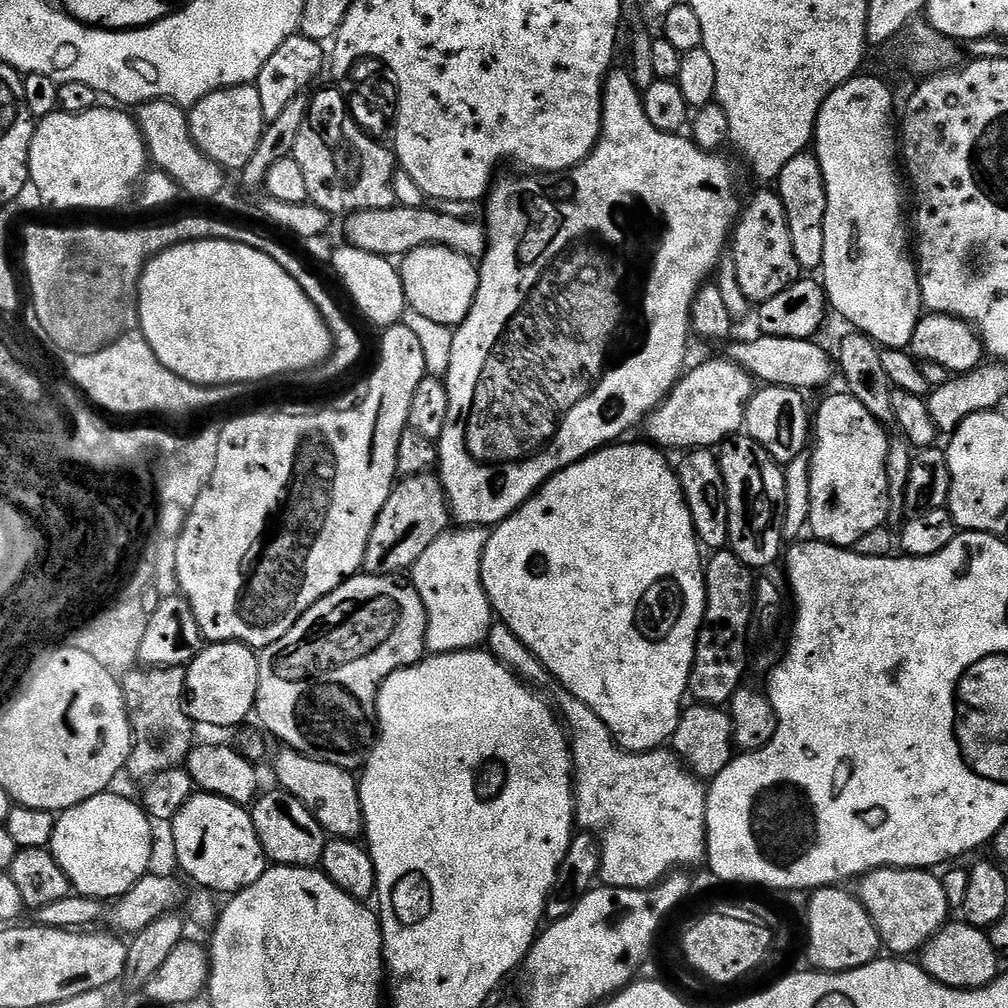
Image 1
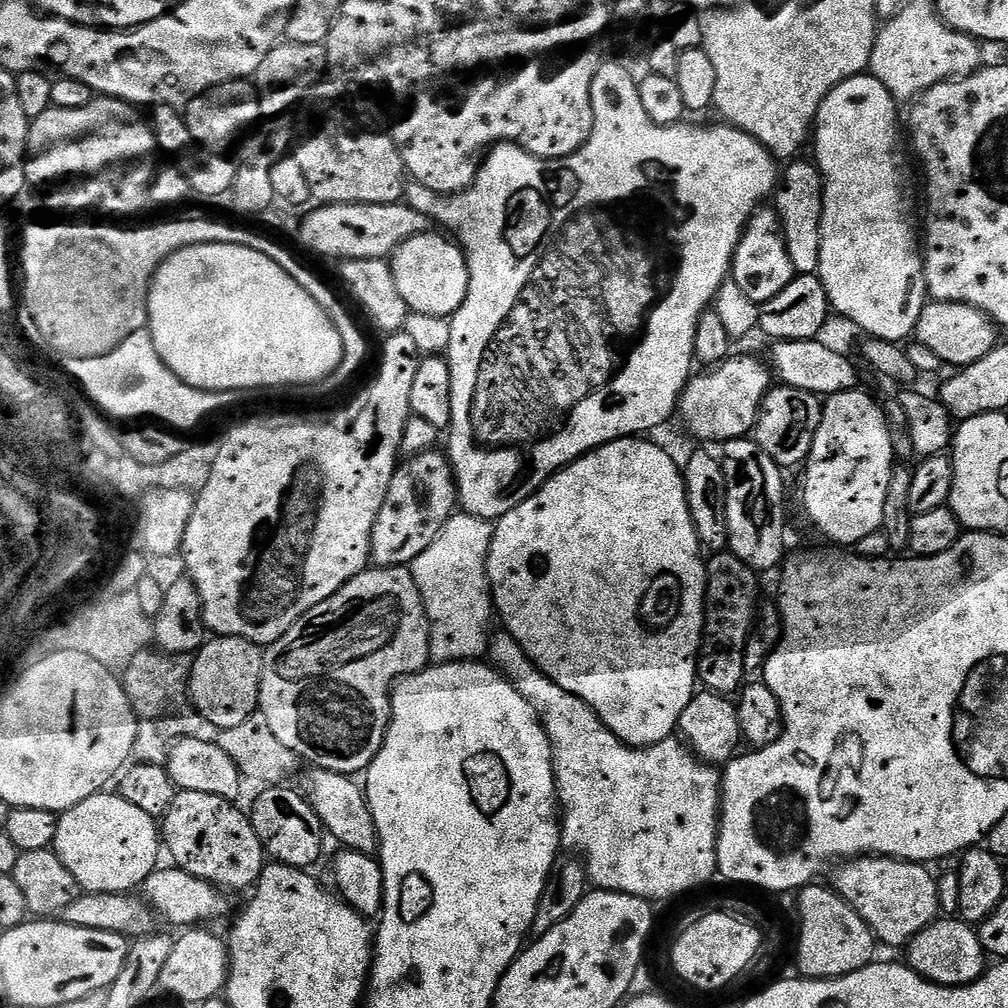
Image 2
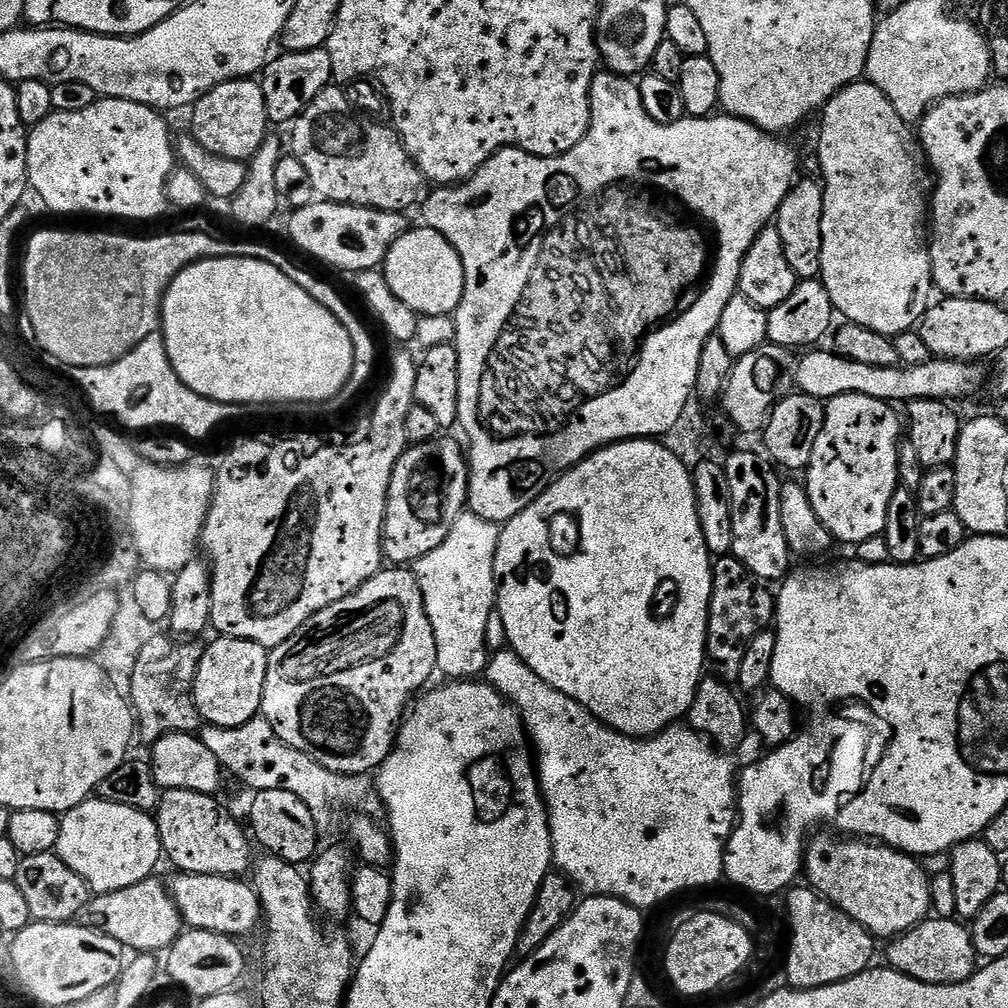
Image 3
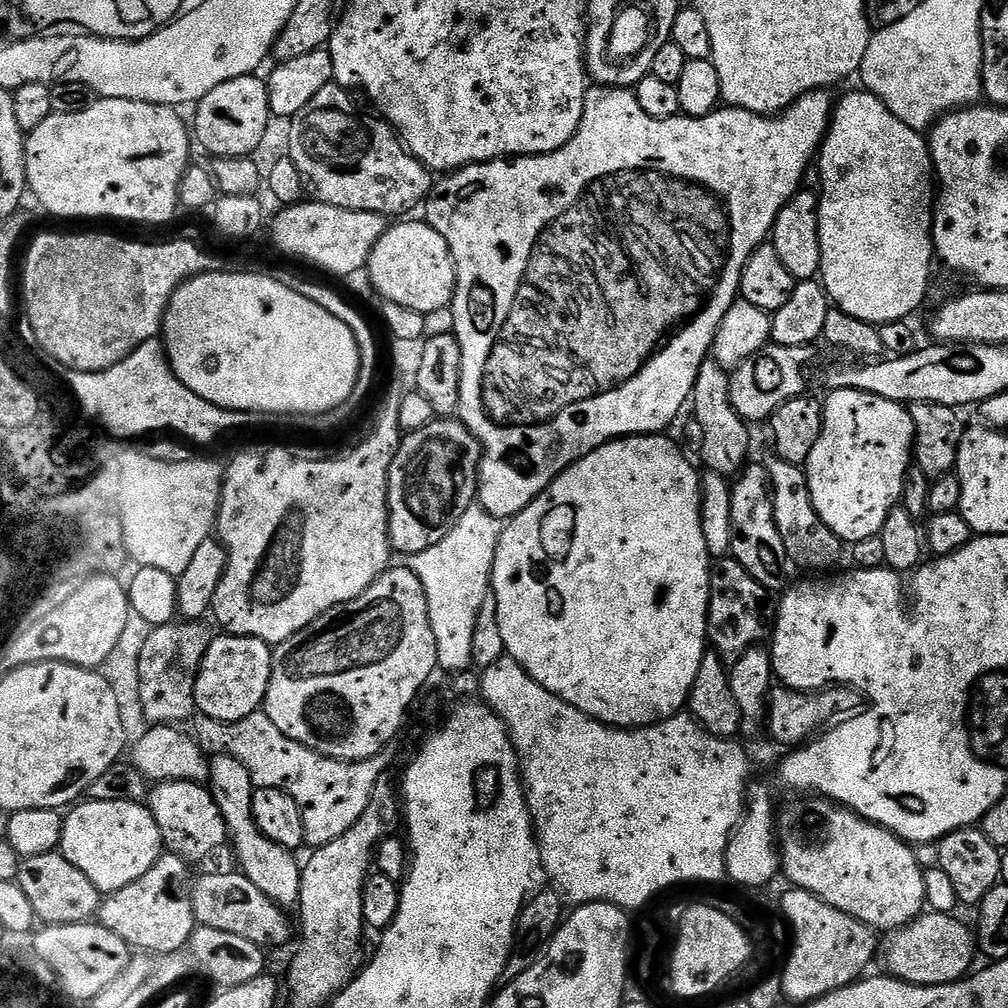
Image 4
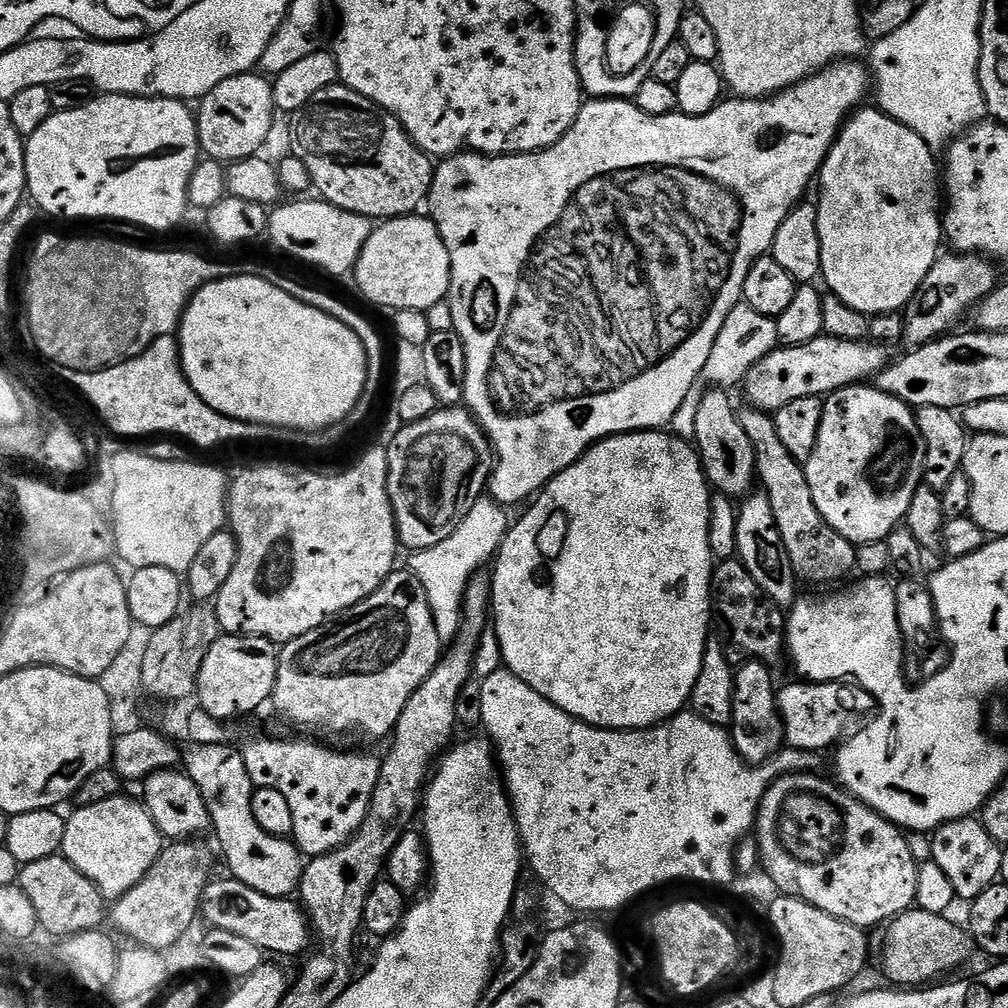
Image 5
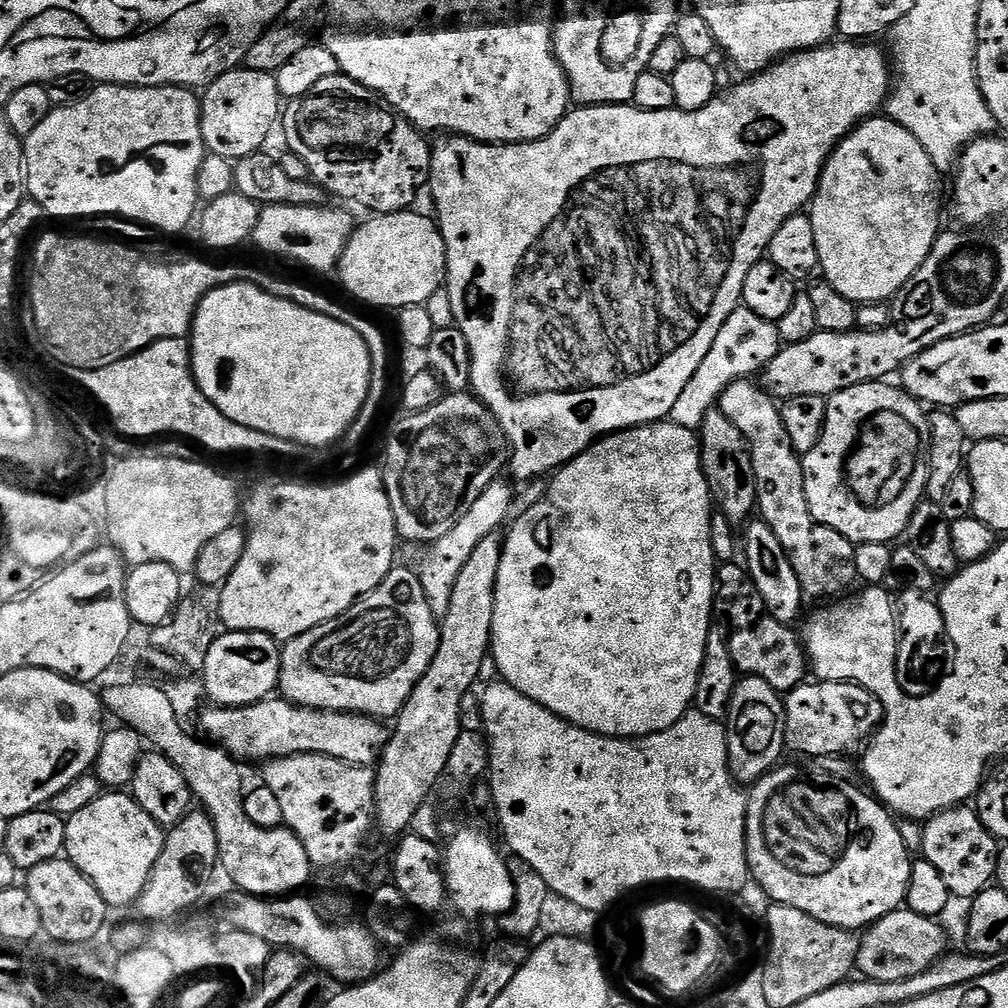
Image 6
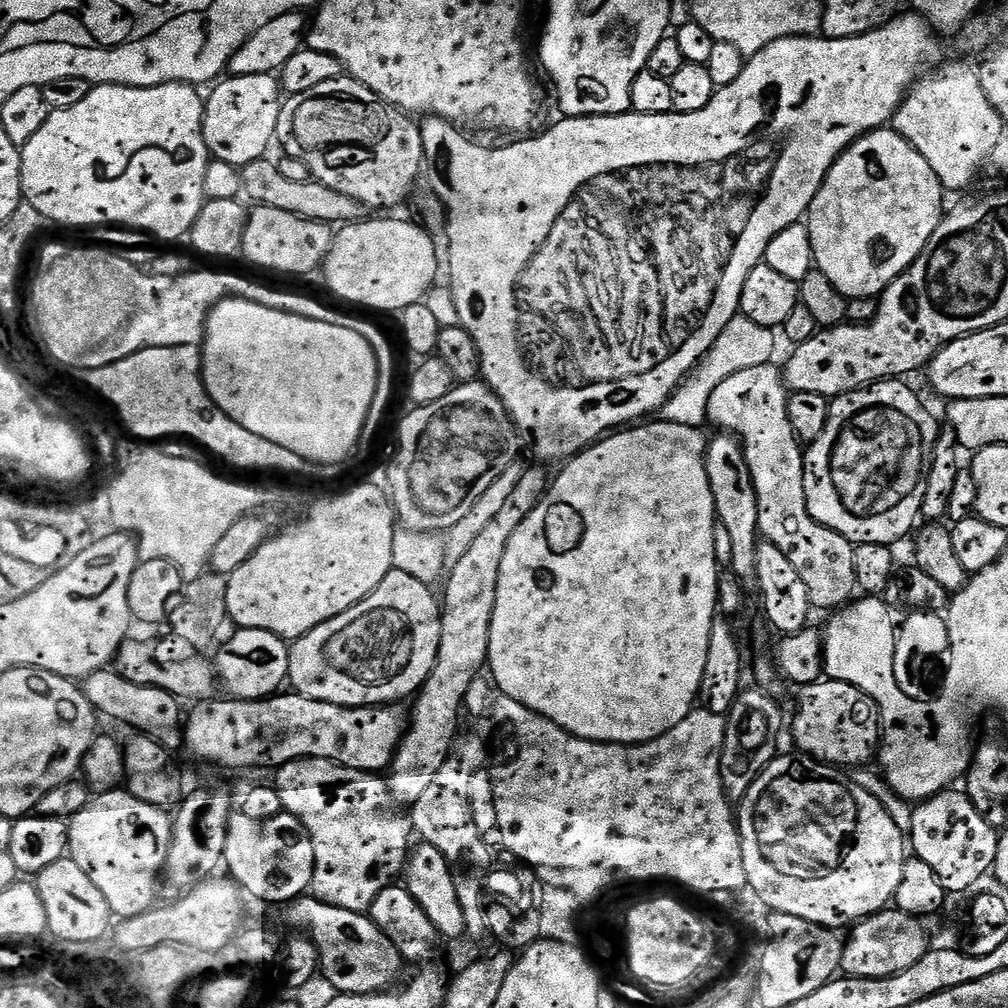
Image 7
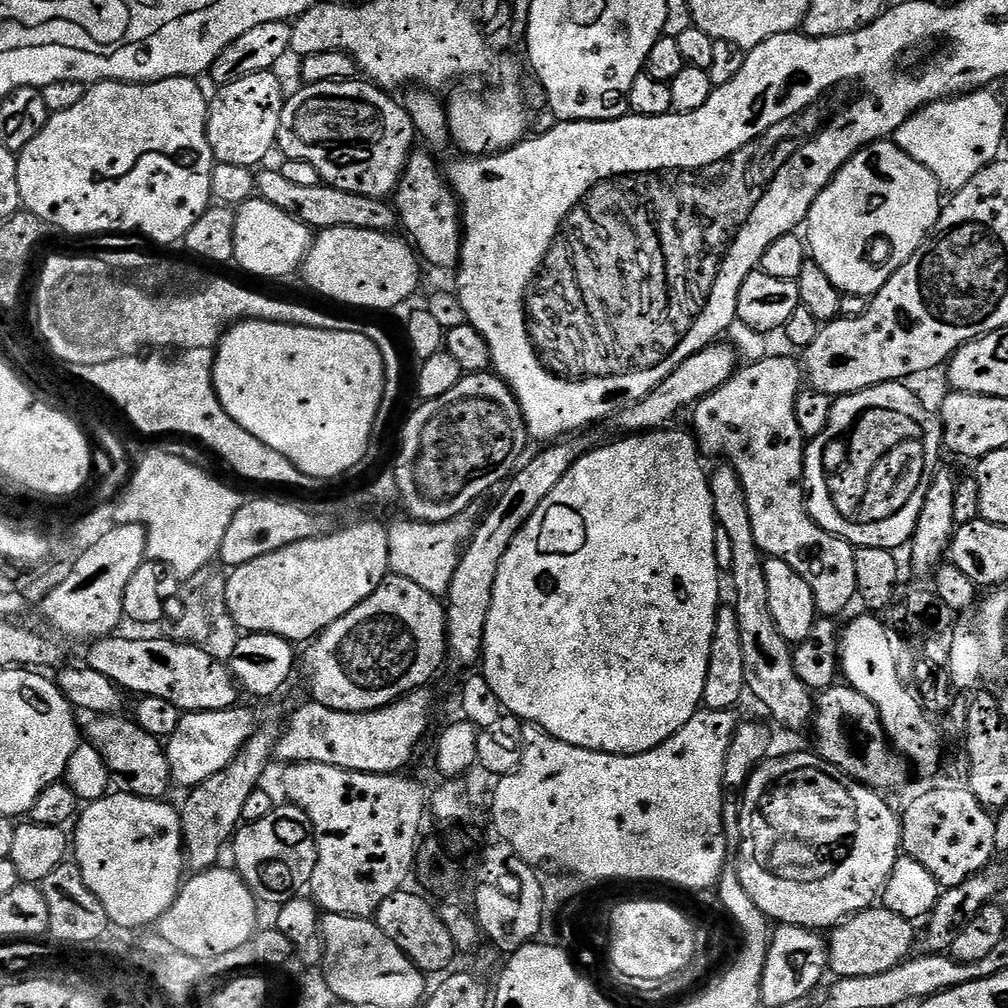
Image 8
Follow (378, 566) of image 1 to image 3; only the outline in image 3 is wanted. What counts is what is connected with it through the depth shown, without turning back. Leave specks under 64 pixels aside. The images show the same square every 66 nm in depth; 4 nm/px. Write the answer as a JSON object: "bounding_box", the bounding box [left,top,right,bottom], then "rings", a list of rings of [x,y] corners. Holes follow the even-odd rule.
{"bounding_box":[382,434,468,565],"rings":[[[441,434],[435,440],[405,448],[394,466],[382,530],[384,558],[389,565],[415,565],[430,550],[442,546],[450,526],[466,511],[468,457],[461,441],[448,436],[451,435]]]}

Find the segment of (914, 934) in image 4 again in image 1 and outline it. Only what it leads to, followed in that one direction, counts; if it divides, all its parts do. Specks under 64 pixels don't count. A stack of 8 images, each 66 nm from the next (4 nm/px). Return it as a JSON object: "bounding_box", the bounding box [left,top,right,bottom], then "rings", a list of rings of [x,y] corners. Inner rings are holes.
{"bounding_box":[922,922,1002,988],"rings":[[[949,922],[924,945],[922,967],[940,984],[951,988],[986,988],[996,981],[1002,971],[1002,957],[992,945],[991,935],[985,929],[967,922]]]}

